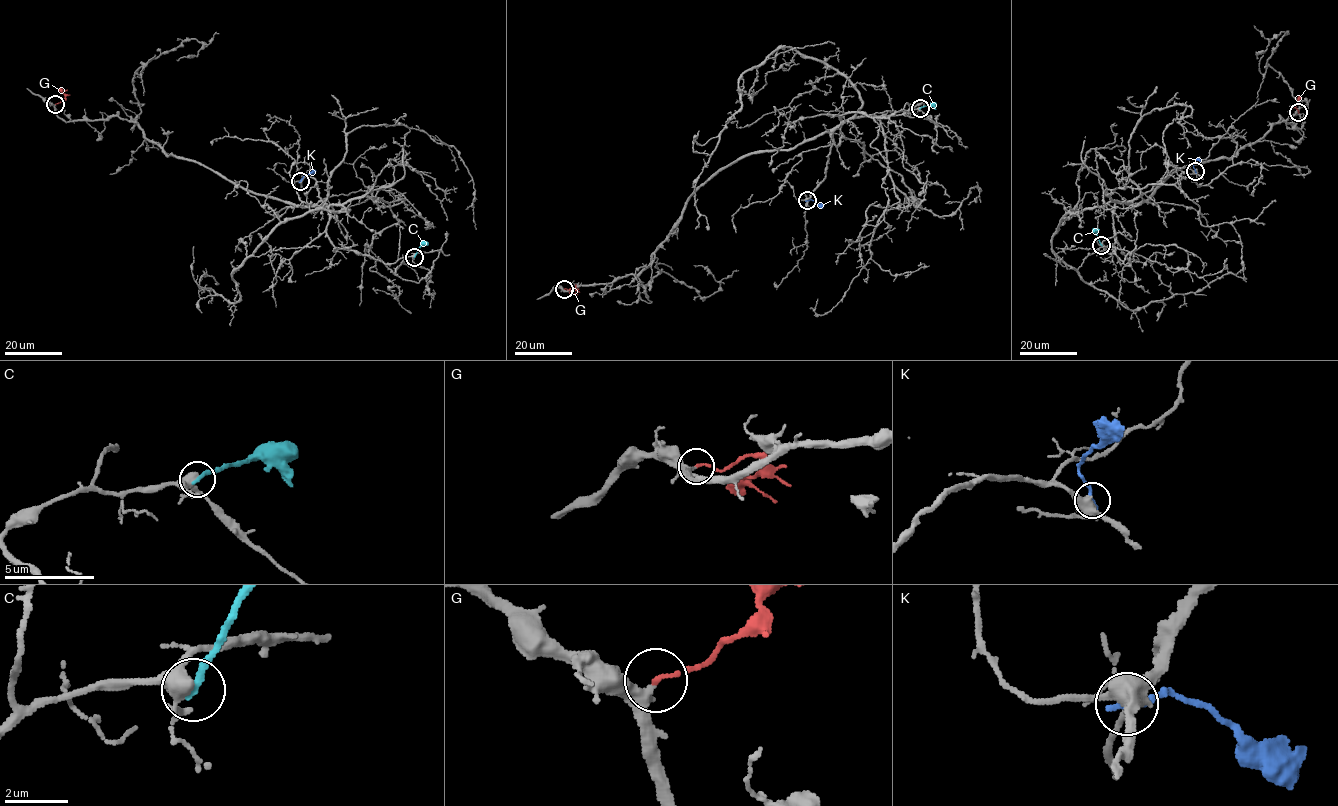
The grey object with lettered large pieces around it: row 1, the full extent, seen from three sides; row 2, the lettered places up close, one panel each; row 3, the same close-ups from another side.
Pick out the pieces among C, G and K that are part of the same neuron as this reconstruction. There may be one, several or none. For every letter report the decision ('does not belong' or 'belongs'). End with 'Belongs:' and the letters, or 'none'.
C: does not belong
G: belongs
K: does not belong
Belongs: G

